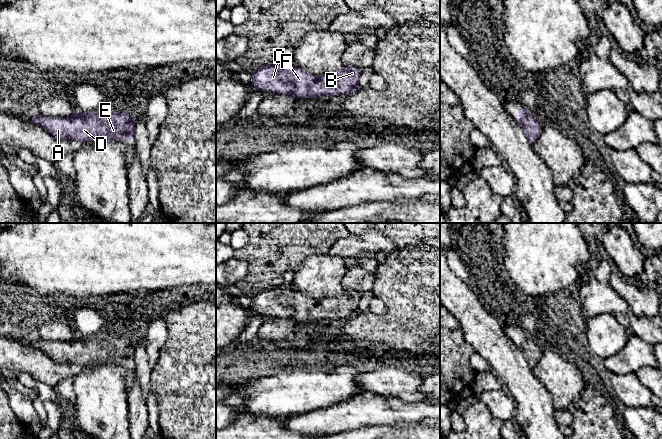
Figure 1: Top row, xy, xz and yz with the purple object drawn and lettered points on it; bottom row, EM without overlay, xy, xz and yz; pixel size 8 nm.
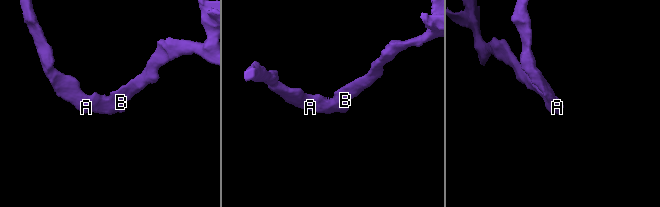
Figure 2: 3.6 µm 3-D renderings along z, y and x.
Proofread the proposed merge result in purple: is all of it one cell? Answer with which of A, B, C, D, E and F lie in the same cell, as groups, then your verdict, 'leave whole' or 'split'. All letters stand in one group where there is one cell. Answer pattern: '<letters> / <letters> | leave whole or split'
A B C D E F | leave whole

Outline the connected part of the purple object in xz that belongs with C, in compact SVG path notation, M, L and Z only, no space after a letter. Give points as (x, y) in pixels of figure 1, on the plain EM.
M274 287L249 294L252 308L264 316L291 318L295 322L319 322L329 319L351 319L359 313L361 292L344 290L340 297L316 300L293 289Z

